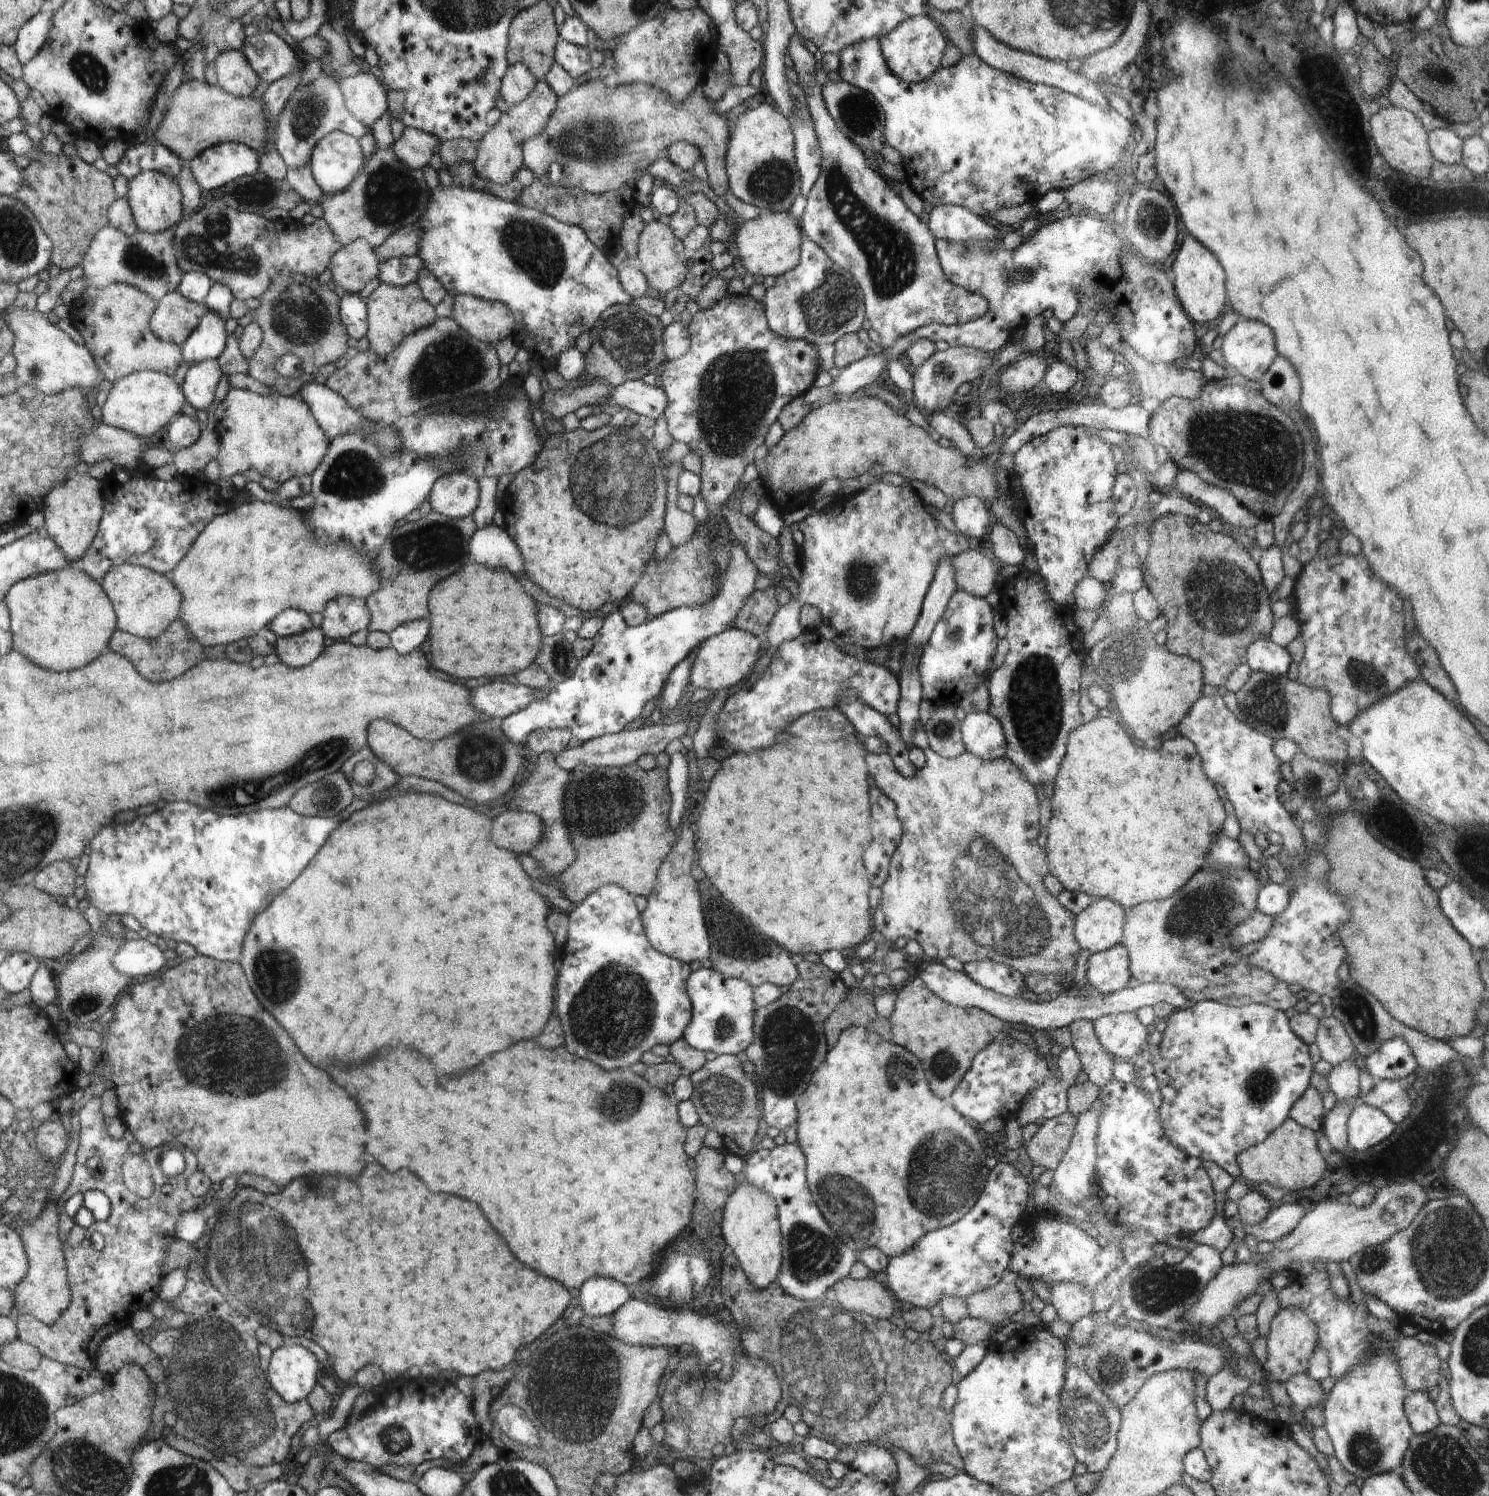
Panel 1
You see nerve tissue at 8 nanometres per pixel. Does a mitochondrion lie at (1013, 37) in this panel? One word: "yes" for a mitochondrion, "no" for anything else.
no

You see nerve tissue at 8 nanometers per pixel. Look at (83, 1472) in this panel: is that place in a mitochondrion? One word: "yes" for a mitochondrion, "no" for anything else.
yes

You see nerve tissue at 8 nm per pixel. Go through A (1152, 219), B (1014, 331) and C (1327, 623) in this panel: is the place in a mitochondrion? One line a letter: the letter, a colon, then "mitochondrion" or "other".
A: mitochondrion
B: other
C: other

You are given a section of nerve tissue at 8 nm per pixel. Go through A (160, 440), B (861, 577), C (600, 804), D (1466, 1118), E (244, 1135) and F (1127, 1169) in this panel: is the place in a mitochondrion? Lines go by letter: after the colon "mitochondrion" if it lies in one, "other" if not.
A: other
B: mitochondrion
C: mitochondrion
D: other
E: other
F: mitochondrion

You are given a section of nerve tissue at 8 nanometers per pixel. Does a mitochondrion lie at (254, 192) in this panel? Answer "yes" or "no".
yes

